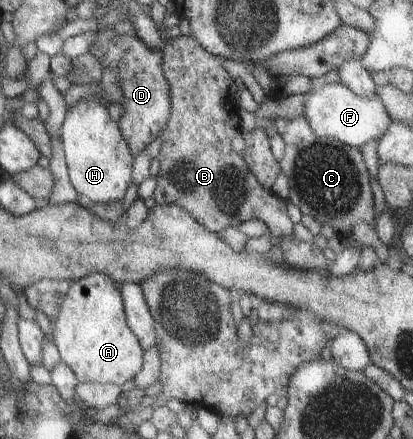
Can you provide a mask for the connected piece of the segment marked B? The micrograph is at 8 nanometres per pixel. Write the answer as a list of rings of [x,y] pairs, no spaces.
[[[181,36],[165,42],[160,48],[161,70],[169,87],[169,110],[165,126],[159,133],[159,154],[156,159],[159,169],[155,176],[156,185],[149,193],[157,204],[174,204],[185,210],[197,224],[201,224],[211,233],[219,233],[223,228],[237,228],[241,222],[257,219],[267,227],[267,234],[278,237],[283,242],[289,240],[293,223],[287,216],[285,200],[270,190],[259,186],[255,176],[249,172],[241,154],[231,148],[231,138],[239,131],[238,107],[229,95],[231,78],[221,66],[221,60],[203,50],[192,37]]]

